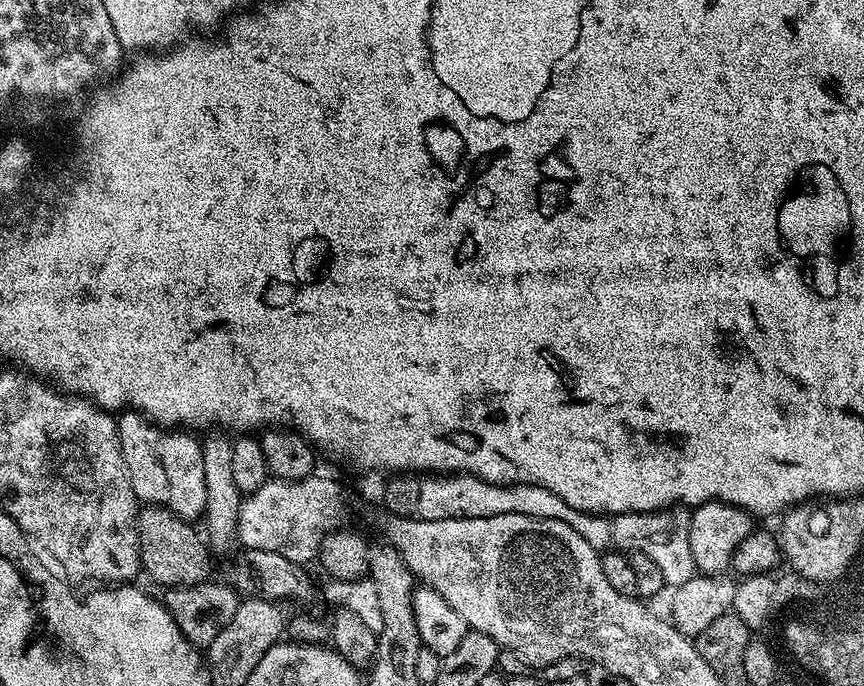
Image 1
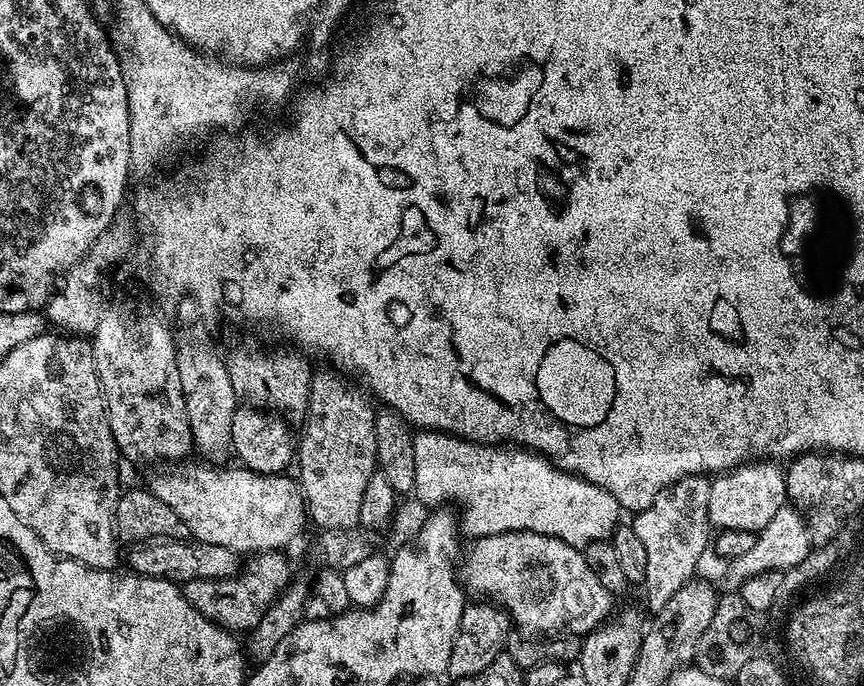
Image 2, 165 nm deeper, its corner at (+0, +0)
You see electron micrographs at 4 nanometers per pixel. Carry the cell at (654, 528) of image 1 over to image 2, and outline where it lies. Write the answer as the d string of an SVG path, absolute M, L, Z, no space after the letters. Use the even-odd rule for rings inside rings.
M707 475L682 478L672 487L663 488L646 510L635 513L633 520L636 521L631 521L630 527L646 549L646 578L642 588L648 591L648 604L652 610L666 606L666 602L674 598L674 593L697 575L696 567L704 556L704 547L710 544L708 507L711 485L712 480Z

